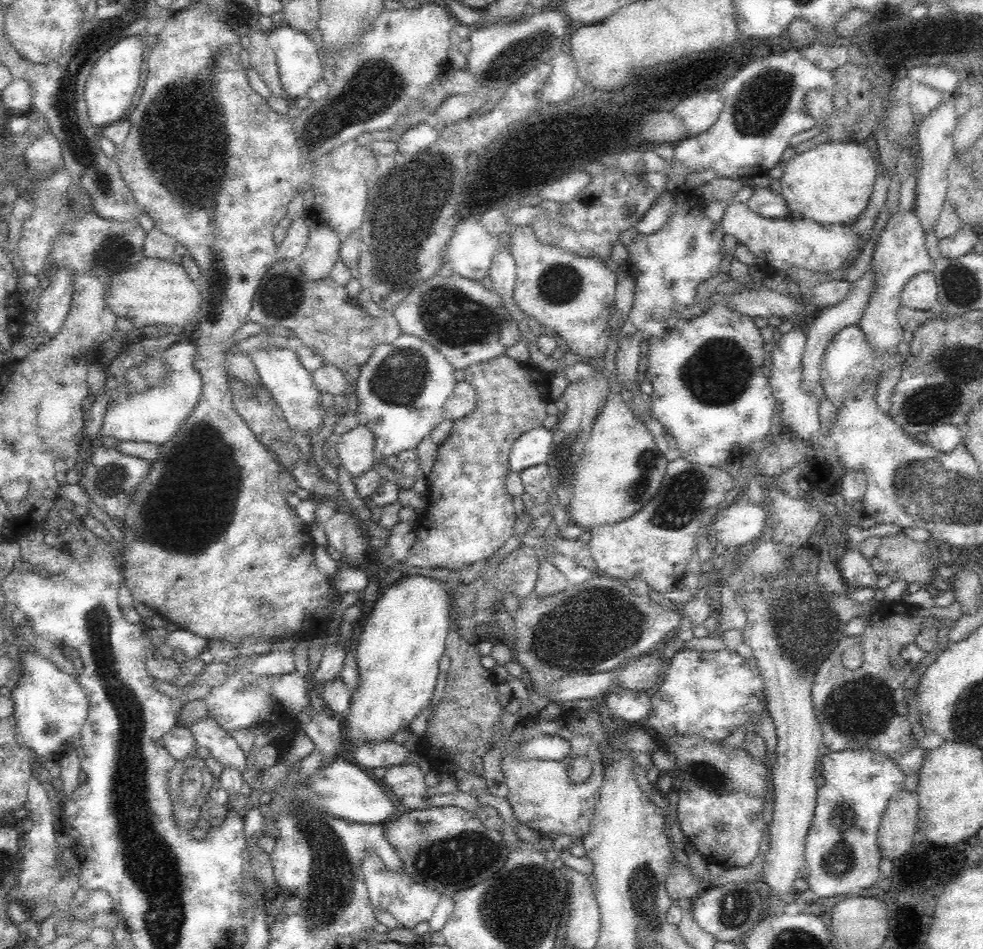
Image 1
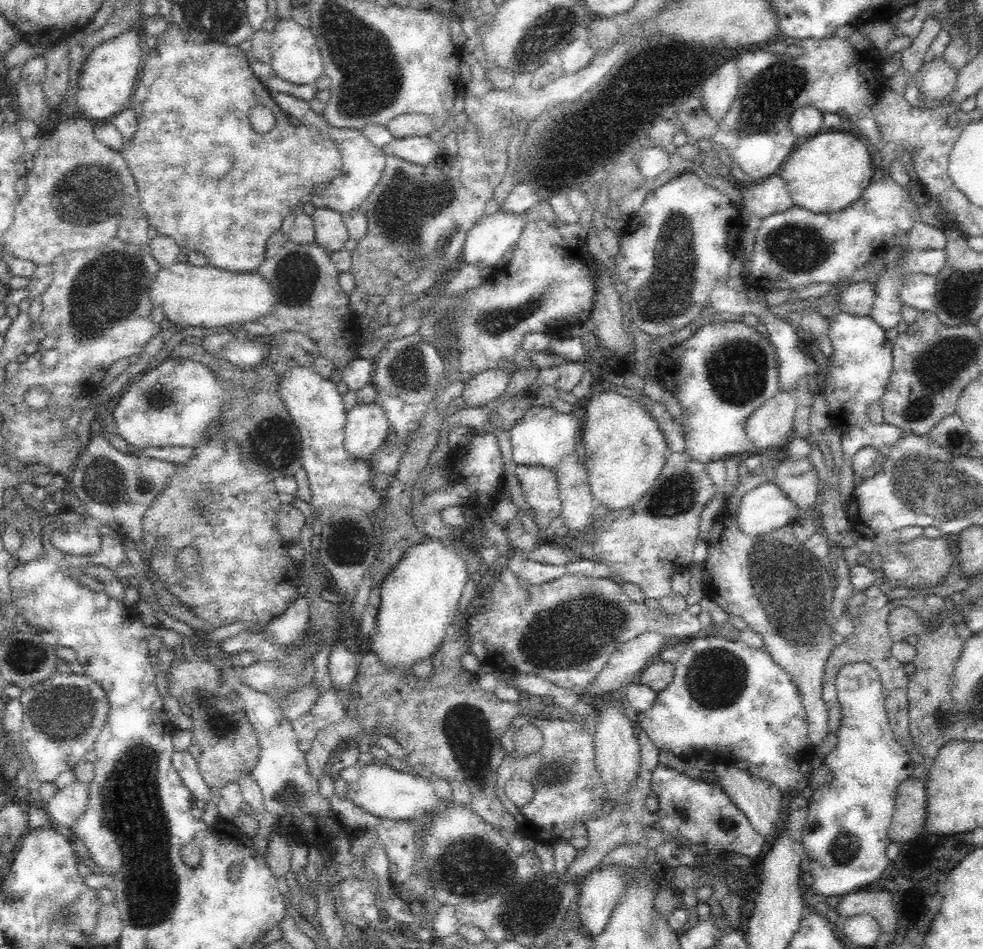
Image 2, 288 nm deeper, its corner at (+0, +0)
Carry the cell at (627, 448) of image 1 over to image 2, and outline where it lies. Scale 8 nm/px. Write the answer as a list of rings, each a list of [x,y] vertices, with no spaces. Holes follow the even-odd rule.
[[[606,386],[600,388],[600,394],[586,404],[582,440],[586,446],[584,460],[592,498],[598,506],[606,506],[610,512],[638,504],[646,492],[654,488],[666,458],[672,454],[658,422],[650,416],[650,412],[638,400],[610,392]]]

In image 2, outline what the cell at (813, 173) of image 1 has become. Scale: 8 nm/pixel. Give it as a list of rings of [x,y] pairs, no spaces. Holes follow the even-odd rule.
[[[814,106],[798,108],[790,118],[790,130],[798,136],[798,148],[786,158],[778,176],[784,178],[786,188],[796,206],[816,214],[832,214],[848,208],[862,198],[864,190],[874,182],[874,168],[864,140],[844,132],[822,132],[824,112]]]

